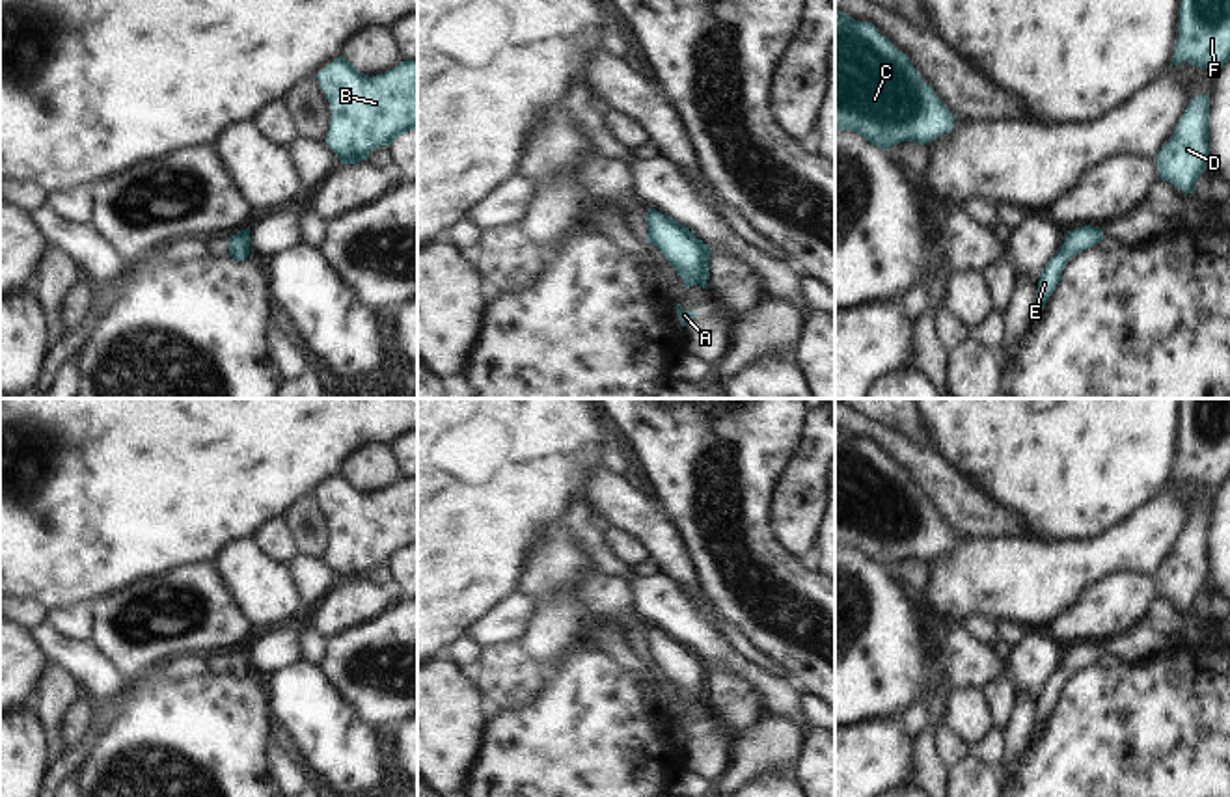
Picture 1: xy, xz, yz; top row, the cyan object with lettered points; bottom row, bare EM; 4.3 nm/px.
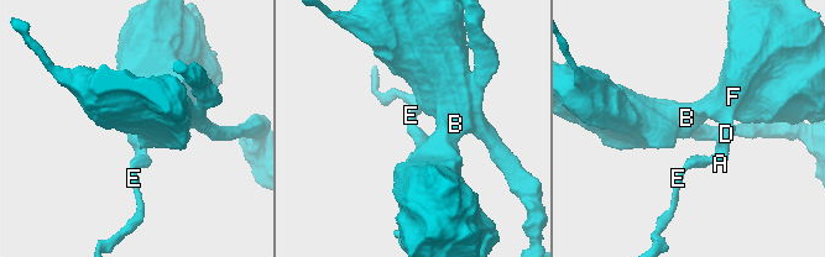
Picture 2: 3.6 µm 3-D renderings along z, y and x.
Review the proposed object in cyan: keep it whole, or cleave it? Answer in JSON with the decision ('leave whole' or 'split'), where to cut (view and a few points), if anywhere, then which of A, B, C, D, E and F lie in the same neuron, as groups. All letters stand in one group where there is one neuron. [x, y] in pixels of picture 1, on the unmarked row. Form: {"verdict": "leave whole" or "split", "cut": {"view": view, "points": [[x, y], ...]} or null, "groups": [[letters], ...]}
{"verdict": "leave whole", "cut": null, "groups": [["A", "B", "C", "D", "E", "F"]]}

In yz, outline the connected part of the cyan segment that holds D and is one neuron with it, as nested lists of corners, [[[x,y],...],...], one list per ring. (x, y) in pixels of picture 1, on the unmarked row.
[[[1196,512],[1183,529],[1174,551],[1161,564],[1157,587],[1185,611],[1195,609],[1200,590],[1210,575],[1210,514]]]

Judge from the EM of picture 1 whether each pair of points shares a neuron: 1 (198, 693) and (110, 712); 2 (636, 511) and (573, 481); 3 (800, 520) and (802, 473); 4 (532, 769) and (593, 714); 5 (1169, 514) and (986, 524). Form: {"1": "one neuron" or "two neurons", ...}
{"1": "two neurons", "2": "two neurons", "3": "one neuron", "4": "one neuron", "5": "two neurons"}

